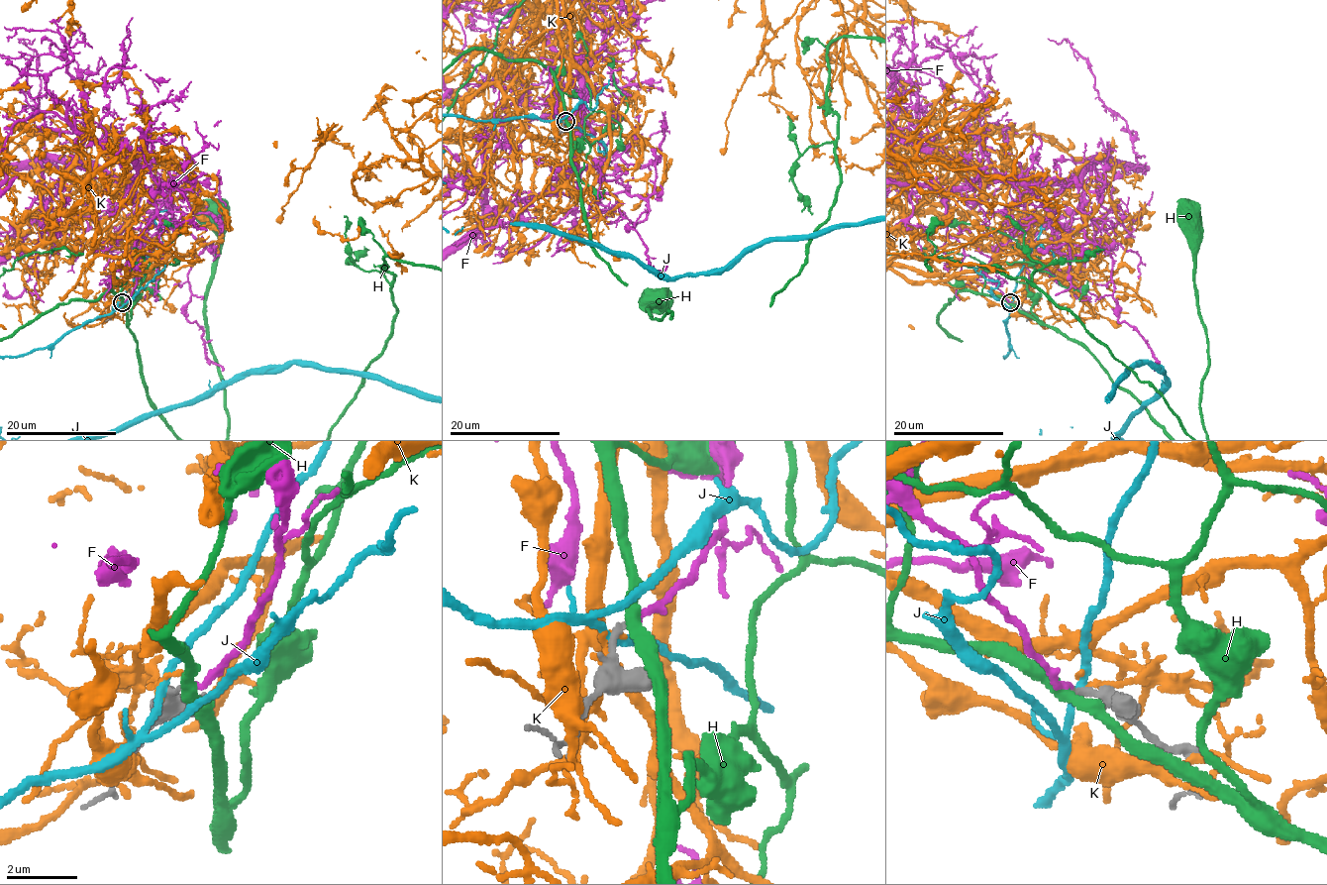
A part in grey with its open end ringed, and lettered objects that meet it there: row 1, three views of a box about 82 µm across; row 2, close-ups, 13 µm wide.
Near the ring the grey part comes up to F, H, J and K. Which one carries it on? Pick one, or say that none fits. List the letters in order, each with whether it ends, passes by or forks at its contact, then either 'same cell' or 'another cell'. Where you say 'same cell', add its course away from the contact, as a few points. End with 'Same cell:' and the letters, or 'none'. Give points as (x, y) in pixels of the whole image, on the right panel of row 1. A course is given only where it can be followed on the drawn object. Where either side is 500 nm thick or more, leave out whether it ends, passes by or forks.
F: it ends there; same cell
H: it passes by; another cell
J: it passes by; another cell
K: another cell
Same cell: F

